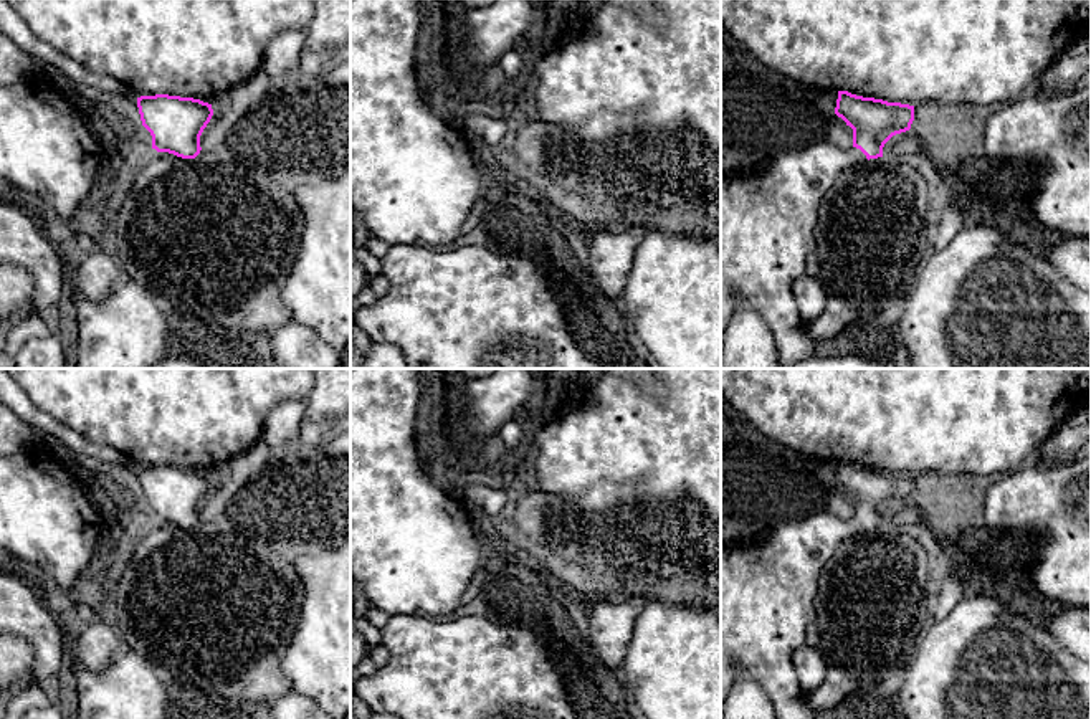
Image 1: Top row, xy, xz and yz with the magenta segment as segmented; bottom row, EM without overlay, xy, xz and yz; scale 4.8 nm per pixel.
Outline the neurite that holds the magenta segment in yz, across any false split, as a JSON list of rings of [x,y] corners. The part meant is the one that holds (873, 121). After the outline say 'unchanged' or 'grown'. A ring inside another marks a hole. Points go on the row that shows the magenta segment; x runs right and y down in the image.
[[[838,91],[835,114],[853,129],[850,150],[825,139],[798,150],[780,152],[749,174],[721,177],[721,354],[737,296],[764,316],[782,369],[815,355],[815,339],[797,309],[793,281],[807,273],[807,256],[815,253],[820,203],[848,165],[883,157],[884,144],[911,129],[914,106]]]; grown

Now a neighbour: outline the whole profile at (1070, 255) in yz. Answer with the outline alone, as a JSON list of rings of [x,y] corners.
[[[1060,235],[1041,253],[1068,281],[1091,291],[1091,238]]]

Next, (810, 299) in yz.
[[[807,274],[793,281],[793,296],[805,322],[817,319],[827,307],[822,284]]]

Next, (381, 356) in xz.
[[[372,342],[365,354],[364,369],[407,369],[407,362],[397,345]]]

